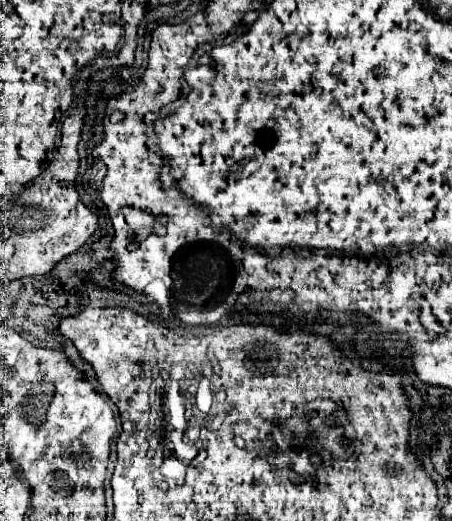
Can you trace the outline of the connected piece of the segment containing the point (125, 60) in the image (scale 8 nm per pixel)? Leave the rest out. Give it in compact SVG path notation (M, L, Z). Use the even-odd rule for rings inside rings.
M126 42L117 52L118 66L132 66L135 59L136 42Z

